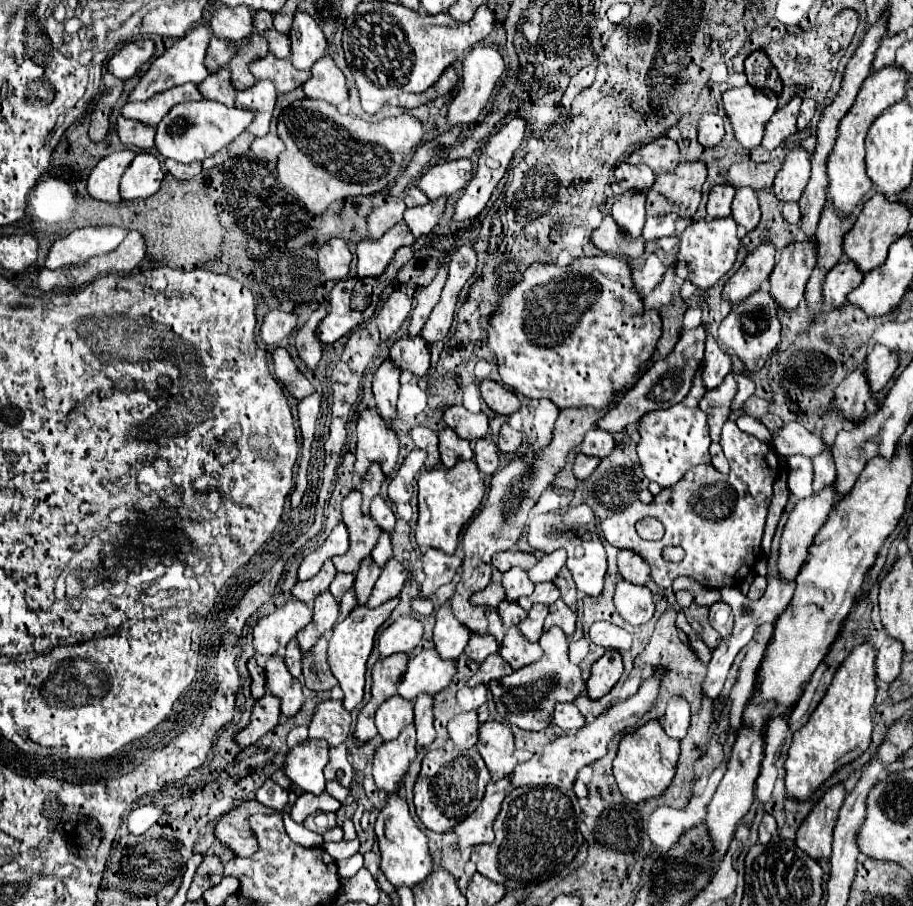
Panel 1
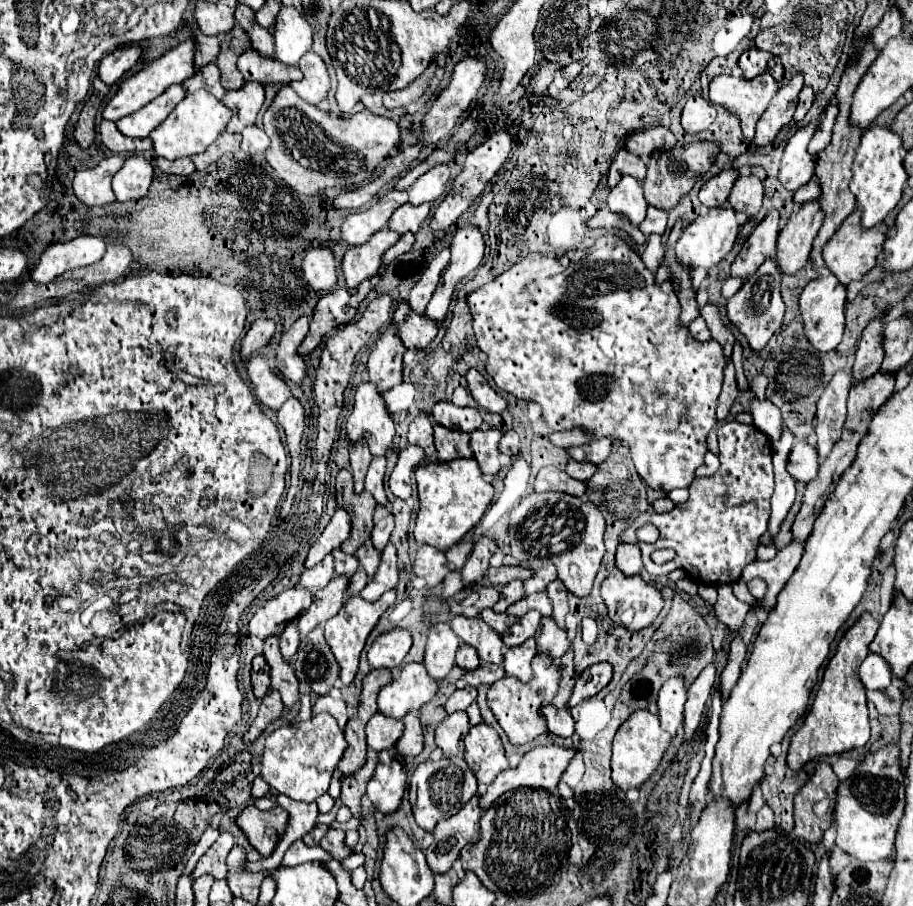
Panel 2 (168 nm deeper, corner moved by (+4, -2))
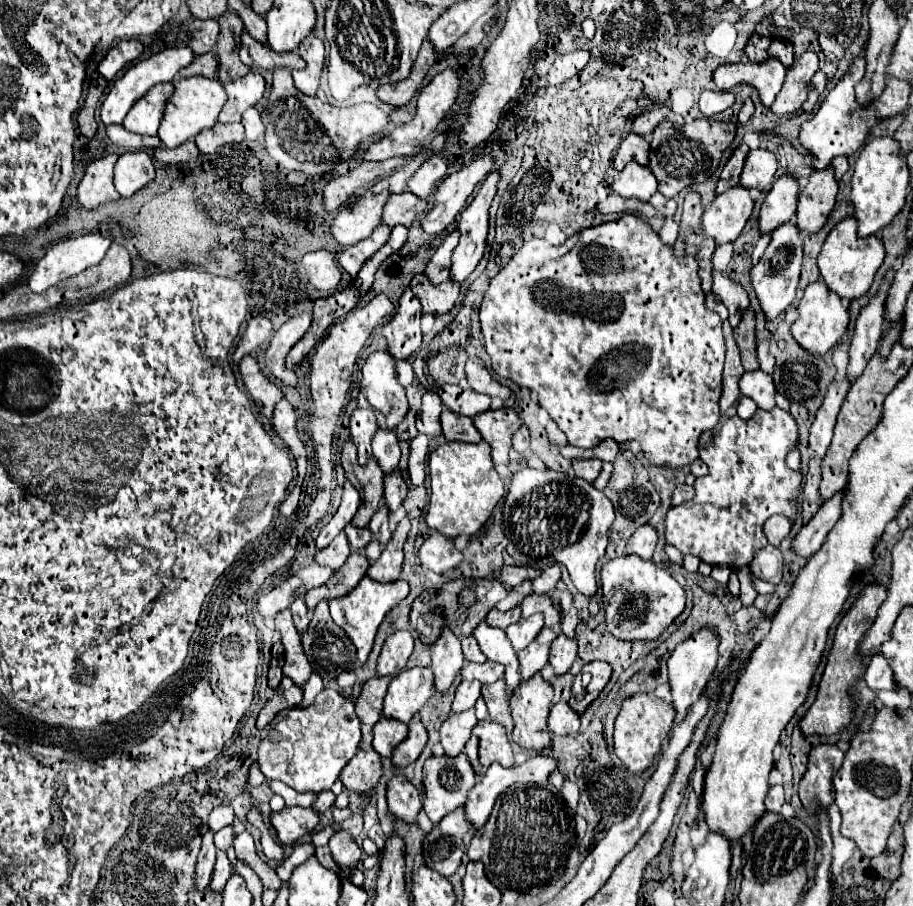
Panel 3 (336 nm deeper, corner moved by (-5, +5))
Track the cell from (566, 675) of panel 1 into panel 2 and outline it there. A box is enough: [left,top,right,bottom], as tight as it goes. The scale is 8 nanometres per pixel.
[488,655,560,745]

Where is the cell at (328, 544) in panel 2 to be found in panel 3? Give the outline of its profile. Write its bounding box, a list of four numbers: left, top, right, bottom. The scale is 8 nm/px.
[315,482,359,550]

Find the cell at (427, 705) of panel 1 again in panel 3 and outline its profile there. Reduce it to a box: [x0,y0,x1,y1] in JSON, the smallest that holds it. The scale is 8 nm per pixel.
[391,718,427,768]

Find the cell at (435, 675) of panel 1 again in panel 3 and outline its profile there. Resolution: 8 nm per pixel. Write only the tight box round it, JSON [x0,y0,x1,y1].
[383,668,435,724]

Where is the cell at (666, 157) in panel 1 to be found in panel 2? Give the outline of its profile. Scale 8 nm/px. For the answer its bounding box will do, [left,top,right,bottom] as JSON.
[624,127,676,159]

